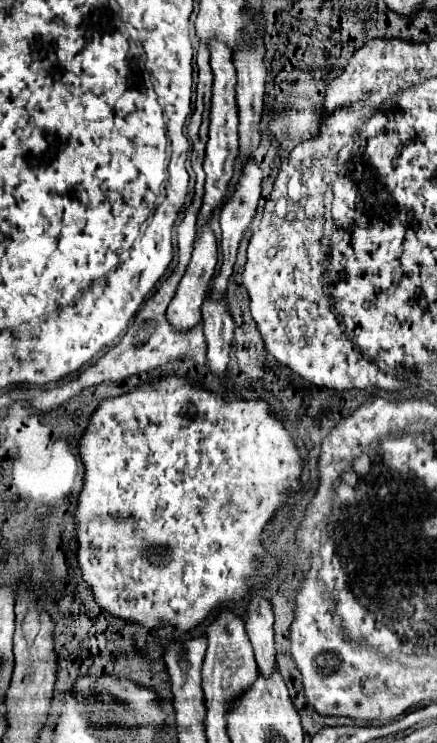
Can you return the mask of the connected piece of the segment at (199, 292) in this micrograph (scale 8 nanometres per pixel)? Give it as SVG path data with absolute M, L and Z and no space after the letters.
M208 225L198 229L192 261L190 261L190 265L186 269L186 275L180 281L178 291L176 291L172 303L168 305L168 311L166 311L166 319L168 319L168 323L172 325L174 331L180 331L180 333L192 331L202 323L202 311L200 309L202 309L202 303L208 295L208 287L212 283L212 277L216 273L216 251L218 251L218 245L216 245L216 237L214 237L212 229Z

